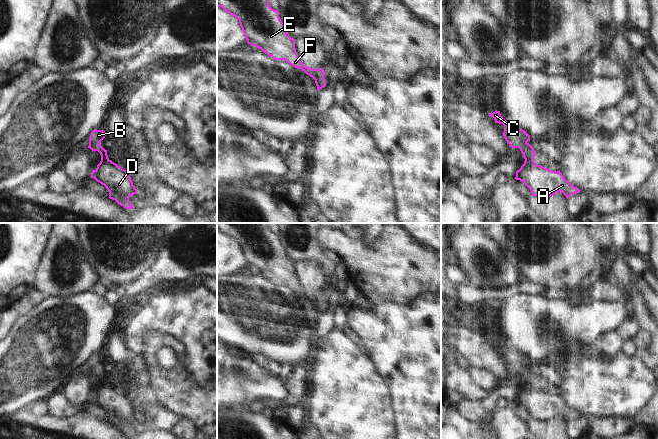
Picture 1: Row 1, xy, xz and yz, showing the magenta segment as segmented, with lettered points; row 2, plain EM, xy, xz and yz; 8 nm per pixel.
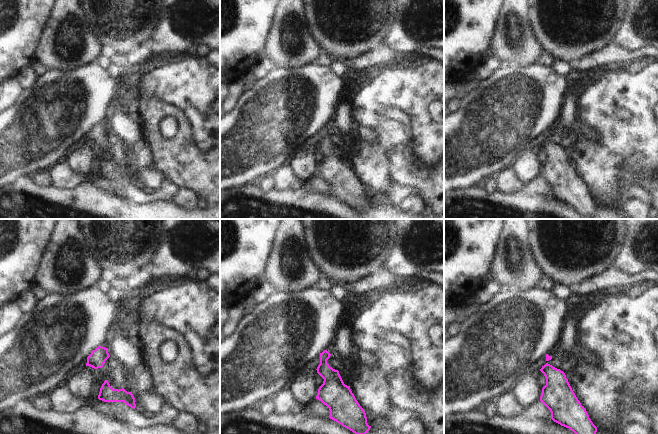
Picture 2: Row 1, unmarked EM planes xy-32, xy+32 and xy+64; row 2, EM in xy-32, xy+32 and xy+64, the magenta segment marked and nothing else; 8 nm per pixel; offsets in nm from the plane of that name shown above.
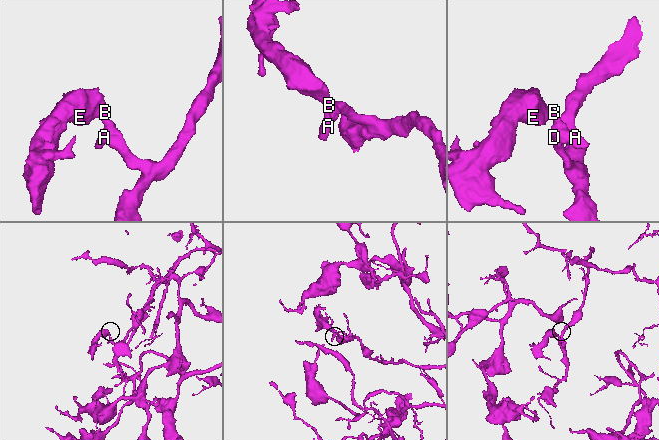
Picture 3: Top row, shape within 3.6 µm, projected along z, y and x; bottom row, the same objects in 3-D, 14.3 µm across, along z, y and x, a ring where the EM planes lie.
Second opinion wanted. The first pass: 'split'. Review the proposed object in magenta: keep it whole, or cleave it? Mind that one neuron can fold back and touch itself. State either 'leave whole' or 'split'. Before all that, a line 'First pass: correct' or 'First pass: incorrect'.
First pass: incorrect
leave whole

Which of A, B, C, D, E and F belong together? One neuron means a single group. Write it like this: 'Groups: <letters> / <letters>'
Groups: A B C D E F.

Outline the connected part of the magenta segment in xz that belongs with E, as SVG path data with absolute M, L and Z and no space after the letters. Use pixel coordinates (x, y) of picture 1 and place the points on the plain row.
M217 223L217 230L239 244L251 270L255 270L275 284L286 284L315 304L317 314L326 310L322 292L306 291L299 284L295 263L291 262L279 241L279 235L269 229L269 223Z

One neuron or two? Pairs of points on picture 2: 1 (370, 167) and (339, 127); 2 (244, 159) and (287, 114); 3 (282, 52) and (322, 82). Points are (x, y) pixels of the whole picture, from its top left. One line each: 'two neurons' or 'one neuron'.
1: two neurons
2: one neuron
3: two neurons

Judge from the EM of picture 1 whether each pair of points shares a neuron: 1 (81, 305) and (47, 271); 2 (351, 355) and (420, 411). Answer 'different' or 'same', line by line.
1: different
2: different

